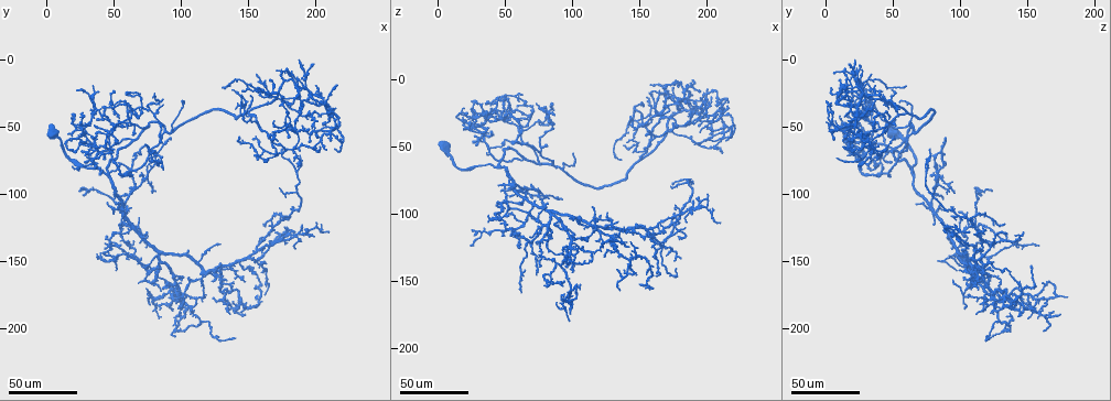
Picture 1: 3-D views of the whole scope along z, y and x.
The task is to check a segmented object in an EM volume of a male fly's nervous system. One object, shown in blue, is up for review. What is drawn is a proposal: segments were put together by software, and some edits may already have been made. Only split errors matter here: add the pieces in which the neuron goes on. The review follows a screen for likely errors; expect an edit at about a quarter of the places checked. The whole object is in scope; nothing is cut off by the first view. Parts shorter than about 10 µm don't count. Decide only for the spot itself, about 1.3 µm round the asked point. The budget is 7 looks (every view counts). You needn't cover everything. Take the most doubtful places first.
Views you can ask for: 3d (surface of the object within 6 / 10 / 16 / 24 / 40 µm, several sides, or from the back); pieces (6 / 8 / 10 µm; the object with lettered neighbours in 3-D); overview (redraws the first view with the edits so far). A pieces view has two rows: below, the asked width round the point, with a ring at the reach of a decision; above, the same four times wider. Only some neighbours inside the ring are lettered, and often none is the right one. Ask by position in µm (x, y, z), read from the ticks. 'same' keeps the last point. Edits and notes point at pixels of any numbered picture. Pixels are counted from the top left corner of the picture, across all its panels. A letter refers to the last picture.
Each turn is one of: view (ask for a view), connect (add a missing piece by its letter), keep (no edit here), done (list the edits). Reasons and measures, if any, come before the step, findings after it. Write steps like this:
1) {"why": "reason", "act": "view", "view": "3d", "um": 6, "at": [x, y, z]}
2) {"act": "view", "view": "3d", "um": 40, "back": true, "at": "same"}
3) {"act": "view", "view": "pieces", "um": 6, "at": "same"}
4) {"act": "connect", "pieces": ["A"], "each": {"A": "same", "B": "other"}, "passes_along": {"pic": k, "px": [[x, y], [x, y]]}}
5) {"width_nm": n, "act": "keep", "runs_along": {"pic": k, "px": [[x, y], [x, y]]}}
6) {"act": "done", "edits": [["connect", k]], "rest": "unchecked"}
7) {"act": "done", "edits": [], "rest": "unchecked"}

{"why": "free end", "act": "view", "view": "3d", "um": 40, "at": [208, 68, 26]}

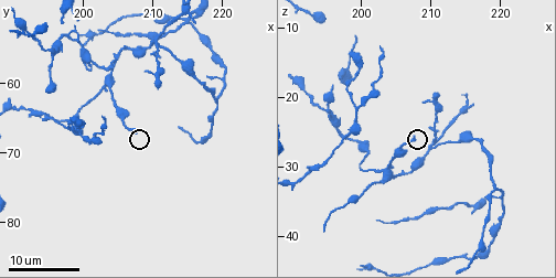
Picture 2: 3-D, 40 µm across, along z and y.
{"act": "view", "view": "pieces", "um": 10, "at": [208.0, 67.0, 26.0]}

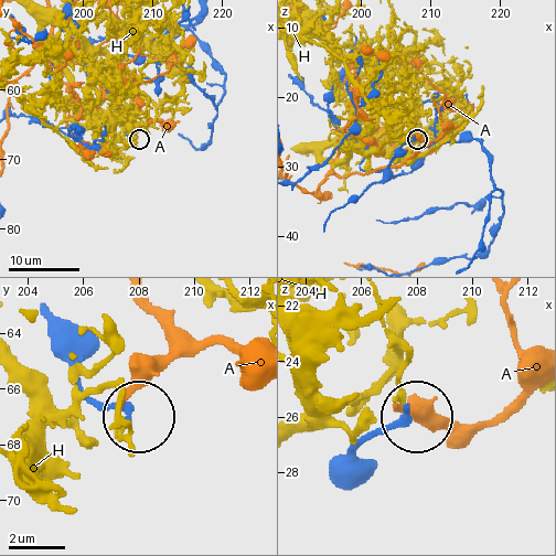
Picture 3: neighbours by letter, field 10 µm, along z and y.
{"width_nm": 220, "act": "keep", "each": {"A": "other", "H": "other"}, "runs_along": {"pic": 3, "px": [[334, 473], [363, 437], [410, 418]]}, "found": "no lettered piece goes on from it"}

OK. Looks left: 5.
{"why": "free end", "act": "view", "view": "3d", "um": 24, "at": [102, 188, 122]}

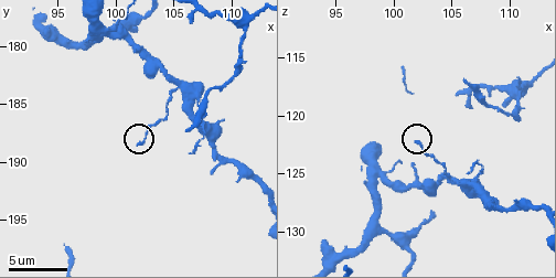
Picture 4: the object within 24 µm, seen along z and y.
{"why": "what lies round it", "act": "view", "view": "pieces", "um": 6, "at": [102.2, 188.4, 122.4]}

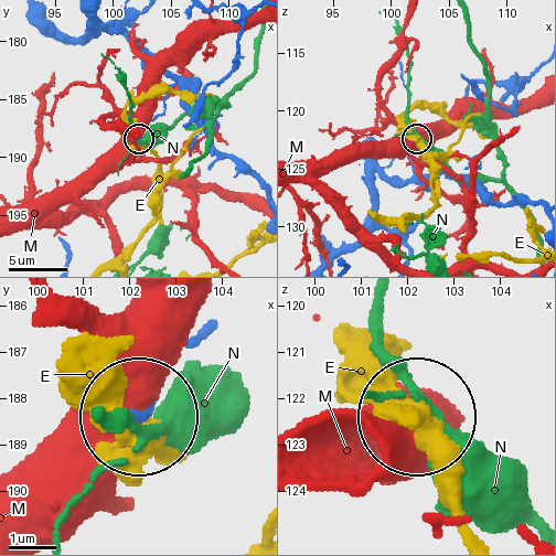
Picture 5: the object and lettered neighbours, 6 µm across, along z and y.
{"width_nm": 190, "act": "keep", "each": {"E": "other", "M": "other", "N": "other"}, "found": "no lettered piece goes on from it"}

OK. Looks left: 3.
{"why": "thin end", "act": "view", "view": "3d", "um": 40, "at": [190, 124, 88]}

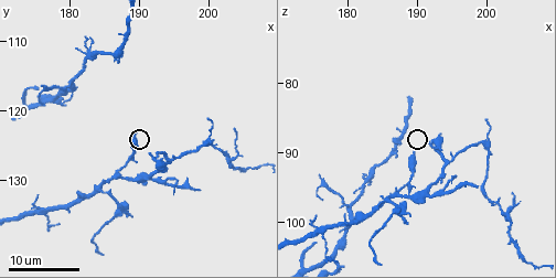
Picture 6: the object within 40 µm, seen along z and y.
{"act": "view", "view": "pieces", "um": 10, "at": [189.5, 123.0, 90.0]}

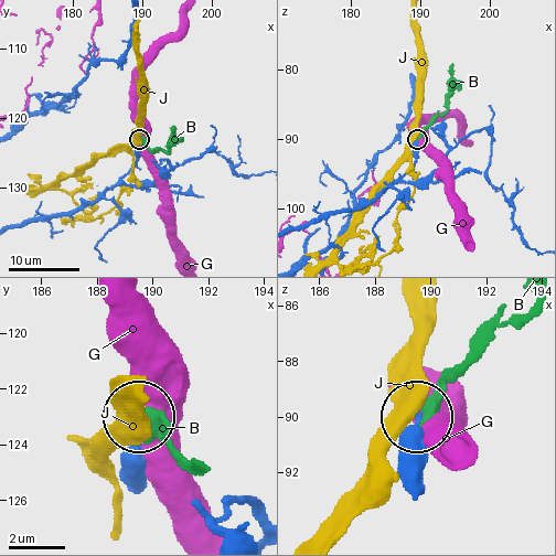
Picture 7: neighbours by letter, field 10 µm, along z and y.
{"act": "keep", "each": {"B": "other", "G": "other", "J": "other"}, "found": "none of them fits"}

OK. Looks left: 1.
{"act": "done", "edits": [], "rest": "unchecked"}

